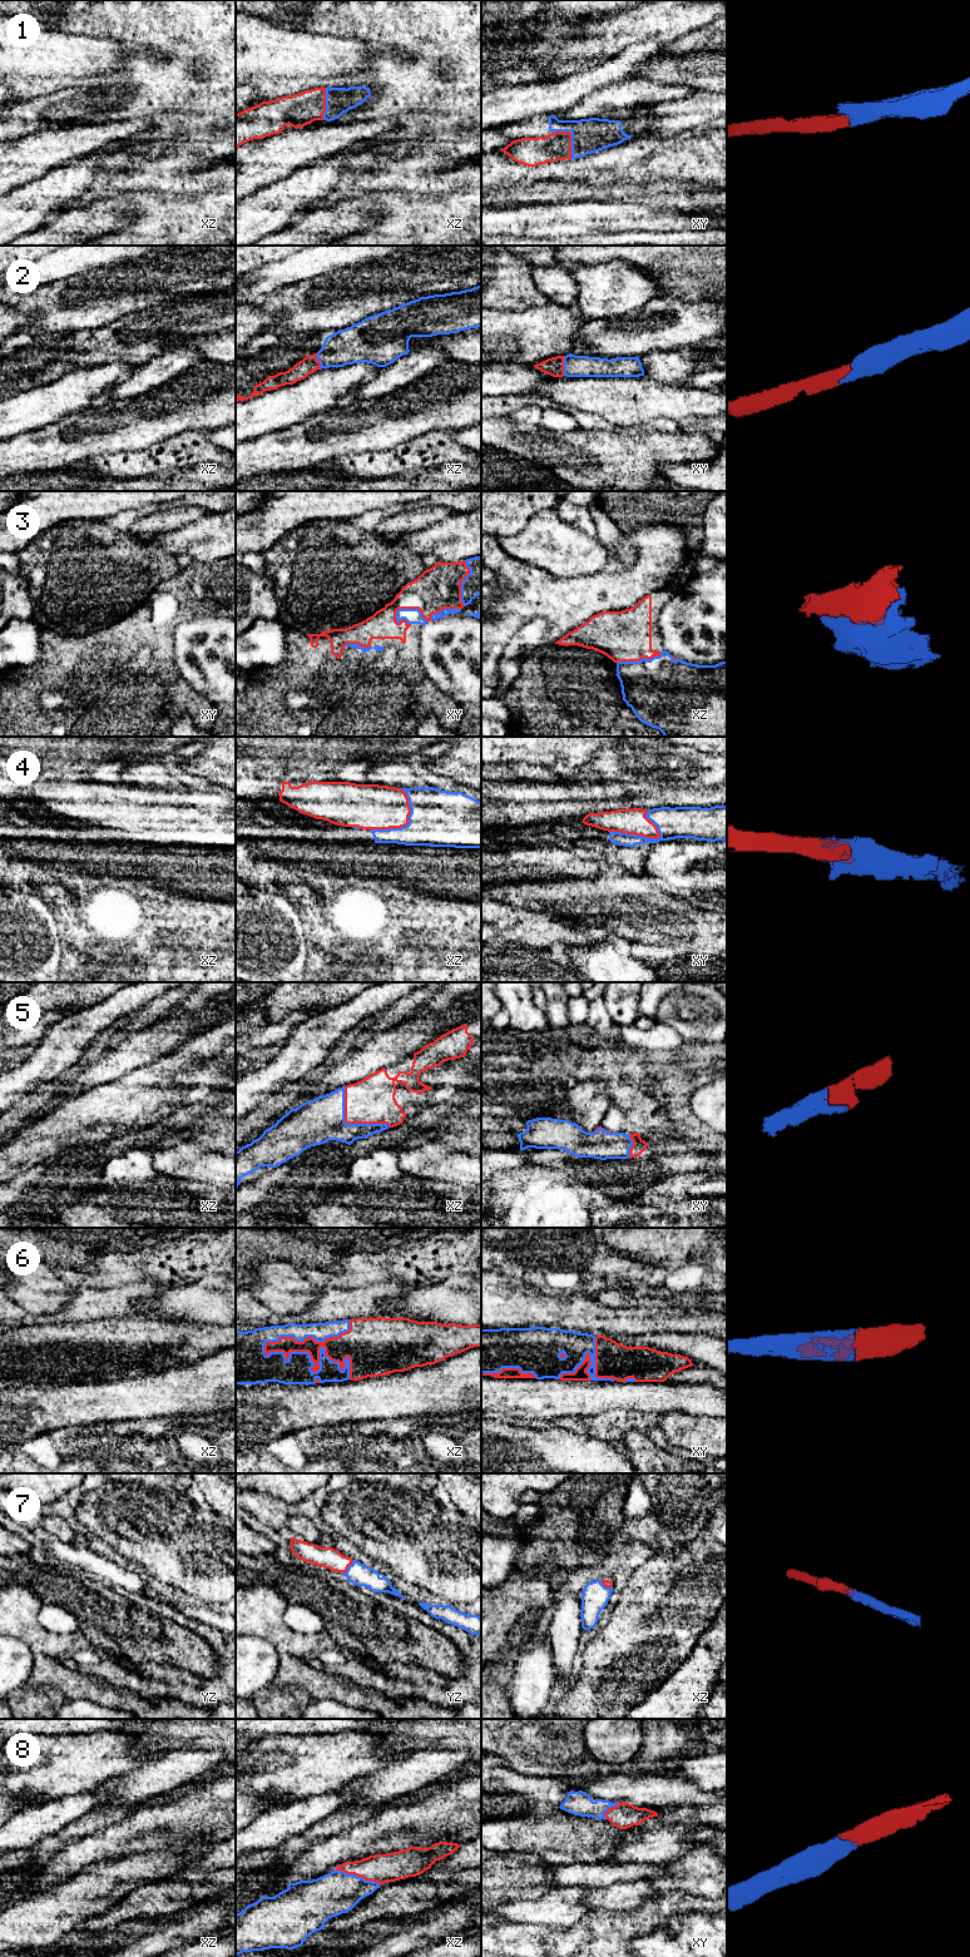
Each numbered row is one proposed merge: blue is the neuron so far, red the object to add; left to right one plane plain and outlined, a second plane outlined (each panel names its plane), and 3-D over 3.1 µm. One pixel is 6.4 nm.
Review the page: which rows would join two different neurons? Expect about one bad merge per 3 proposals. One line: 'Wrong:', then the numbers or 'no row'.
Wrong: no row

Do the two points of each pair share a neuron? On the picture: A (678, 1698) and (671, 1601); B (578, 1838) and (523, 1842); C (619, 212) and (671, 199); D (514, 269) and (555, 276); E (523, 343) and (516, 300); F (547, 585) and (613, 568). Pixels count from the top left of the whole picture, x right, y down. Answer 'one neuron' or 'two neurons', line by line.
A: two neurons
B: one neuron
C: two neurons
D: two neurons
E: two neurons
F: one neuron

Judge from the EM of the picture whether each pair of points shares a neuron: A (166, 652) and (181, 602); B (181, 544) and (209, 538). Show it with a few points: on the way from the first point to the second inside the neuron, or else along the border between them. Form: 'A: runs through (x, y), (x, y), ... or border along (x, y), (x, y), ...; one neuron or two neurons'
A: runs through (166, 639), (166, 617), (168, 614); one neuron
B: runs through (188, 539), (202, 539); one neuron

